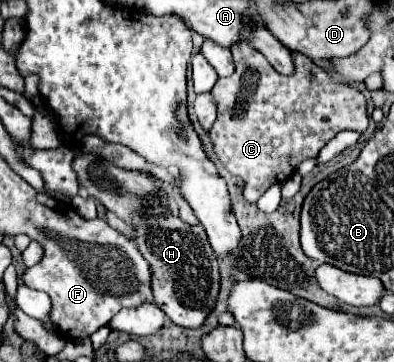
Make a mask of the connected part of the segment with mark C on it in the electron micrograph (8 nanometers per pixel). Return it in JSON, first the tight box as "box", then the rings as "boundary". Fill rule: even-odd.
{"box":[209,42,367,202],"boundary":[[[247,42],[233,46],[231,52],[237,70],[229,78],[219,78],[211,90],[219,112],[209,134],[225,168],[245,180],[243,194],[249,202],[257,202],[271,184],[287,180],[301,160],[317,156],[339,132],[367,130],[365,96],[349,84],[335,82],[303,54],[295,52],[295,74],[281,78],[267,58]]]}

